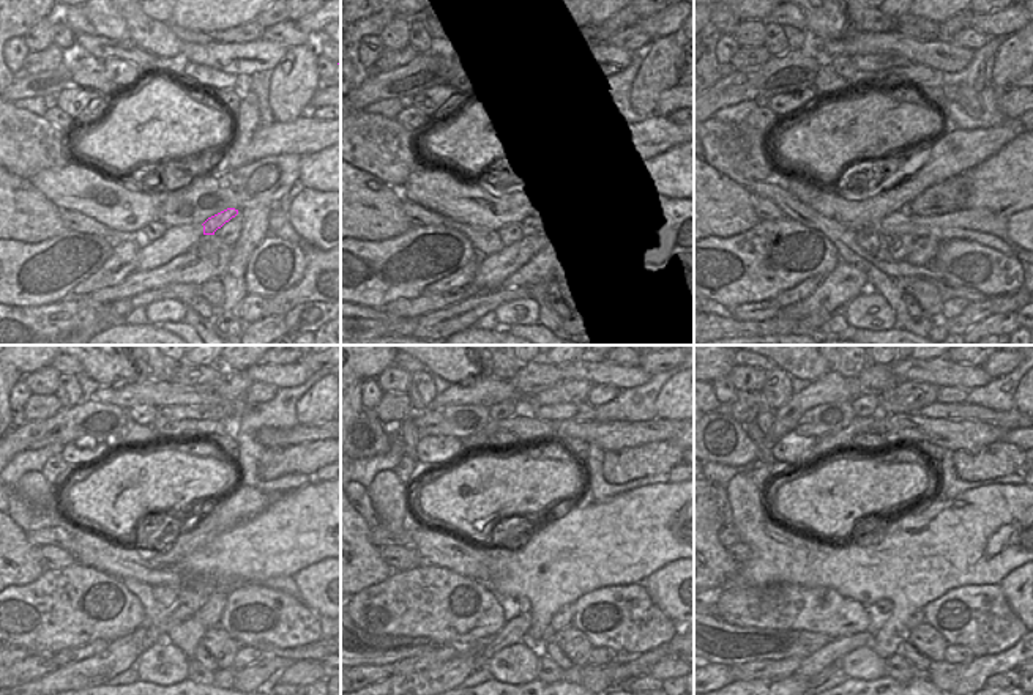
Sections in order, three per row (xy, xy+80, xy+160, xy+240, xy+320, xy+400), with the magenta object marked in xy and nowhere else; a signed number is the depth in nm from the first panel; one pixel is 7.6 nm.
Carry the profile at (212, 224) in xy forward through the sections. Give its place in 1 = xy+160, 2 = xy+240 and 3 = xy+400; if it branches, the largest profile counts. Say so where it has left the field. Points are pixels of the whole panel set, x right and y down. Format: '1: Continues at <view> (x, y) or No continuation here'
1: Continues at xy+160 (898, 248)
2: Continues at xy+240 (190, 601)
3: Continues at xy+400 (836, 665)

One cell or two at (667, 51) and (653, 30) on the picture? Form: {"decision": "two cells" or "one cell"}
{"decision": "two cells"}

